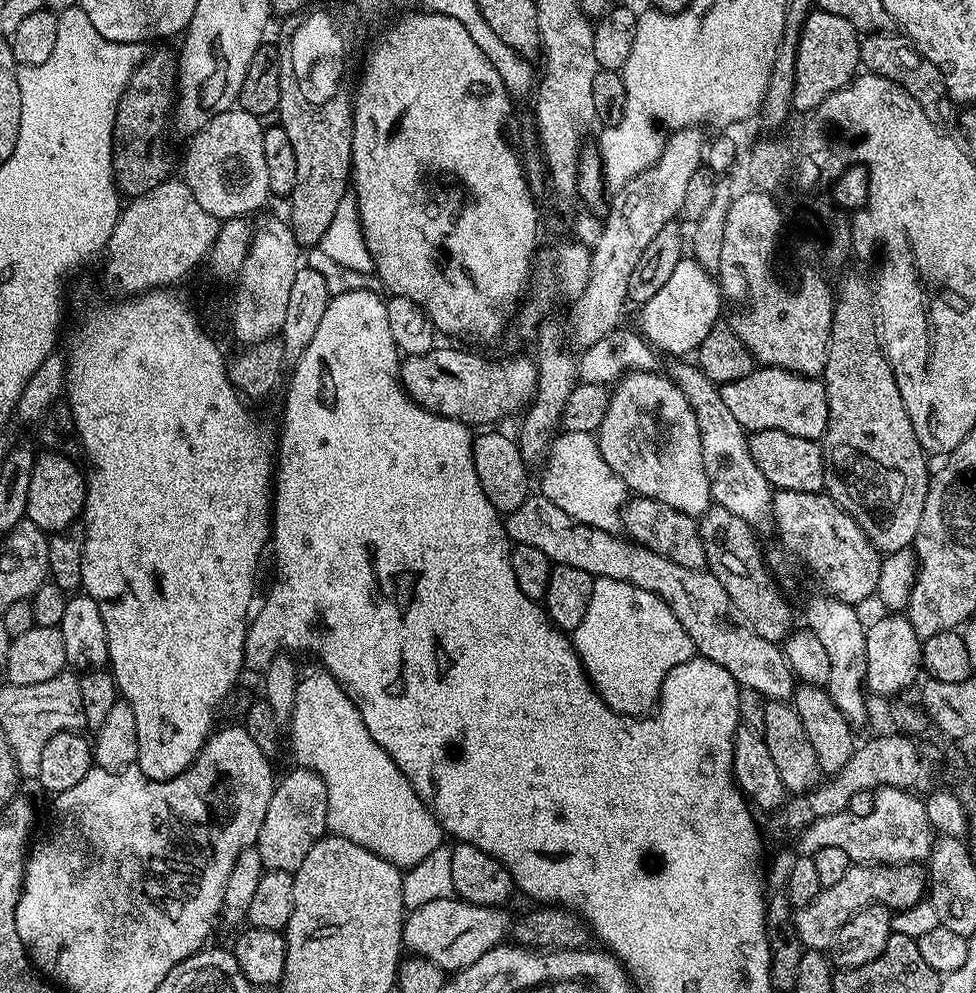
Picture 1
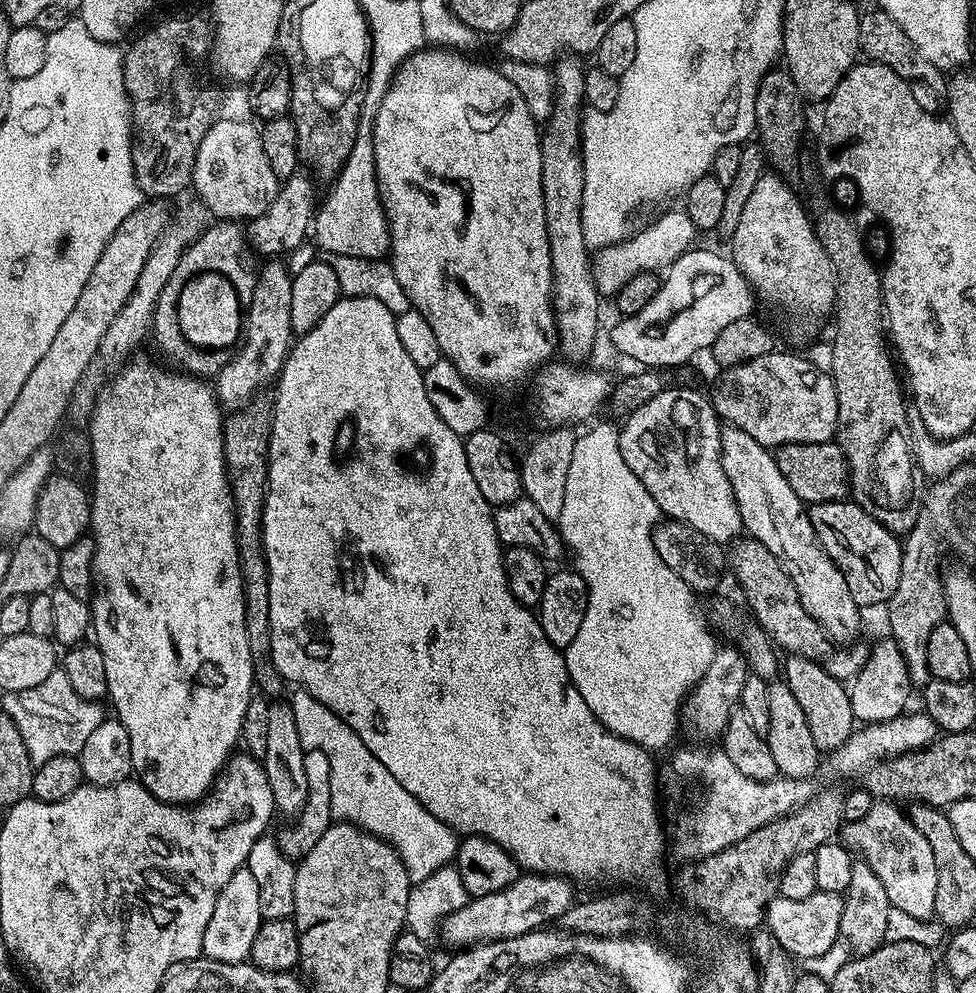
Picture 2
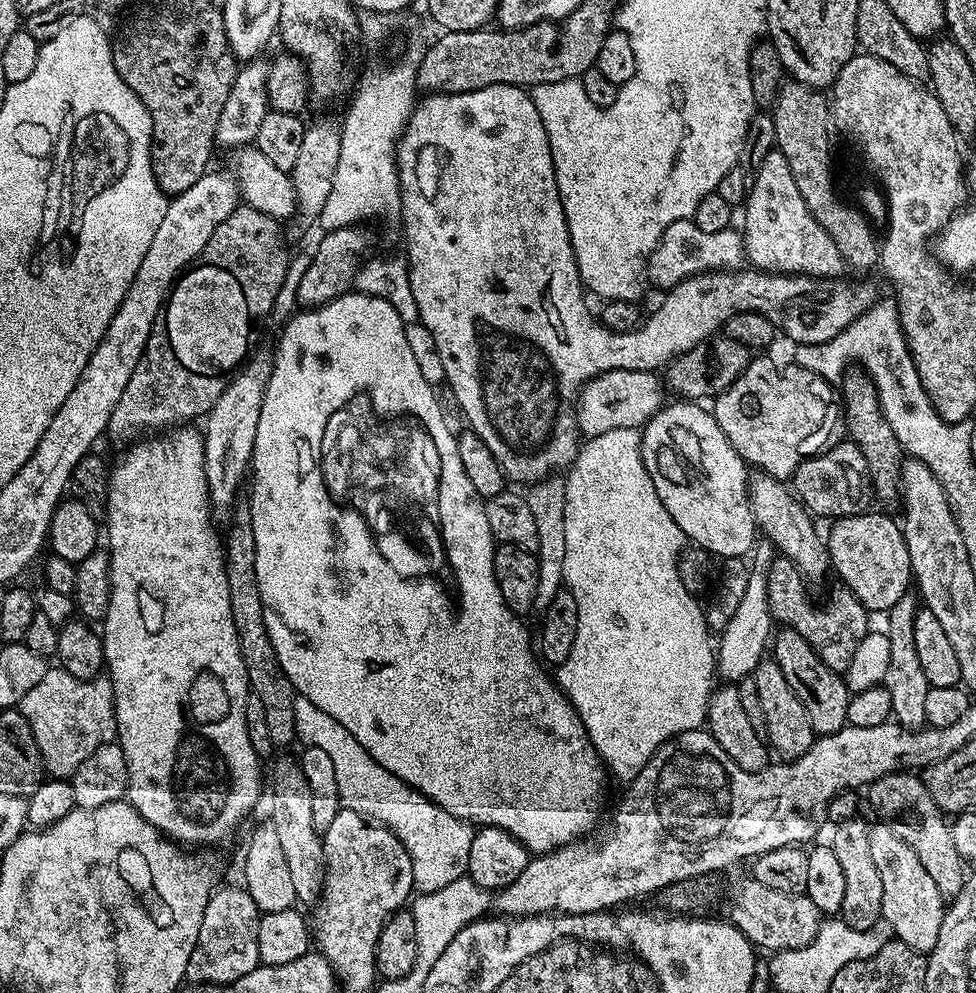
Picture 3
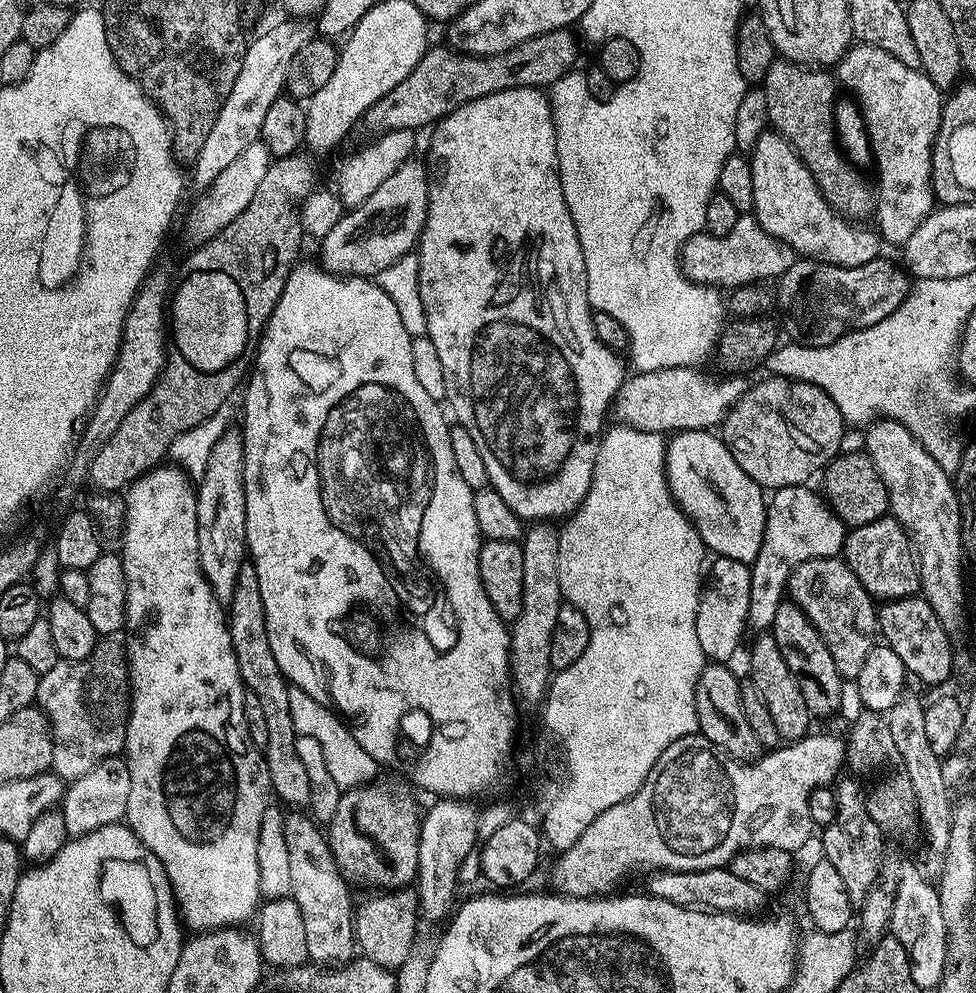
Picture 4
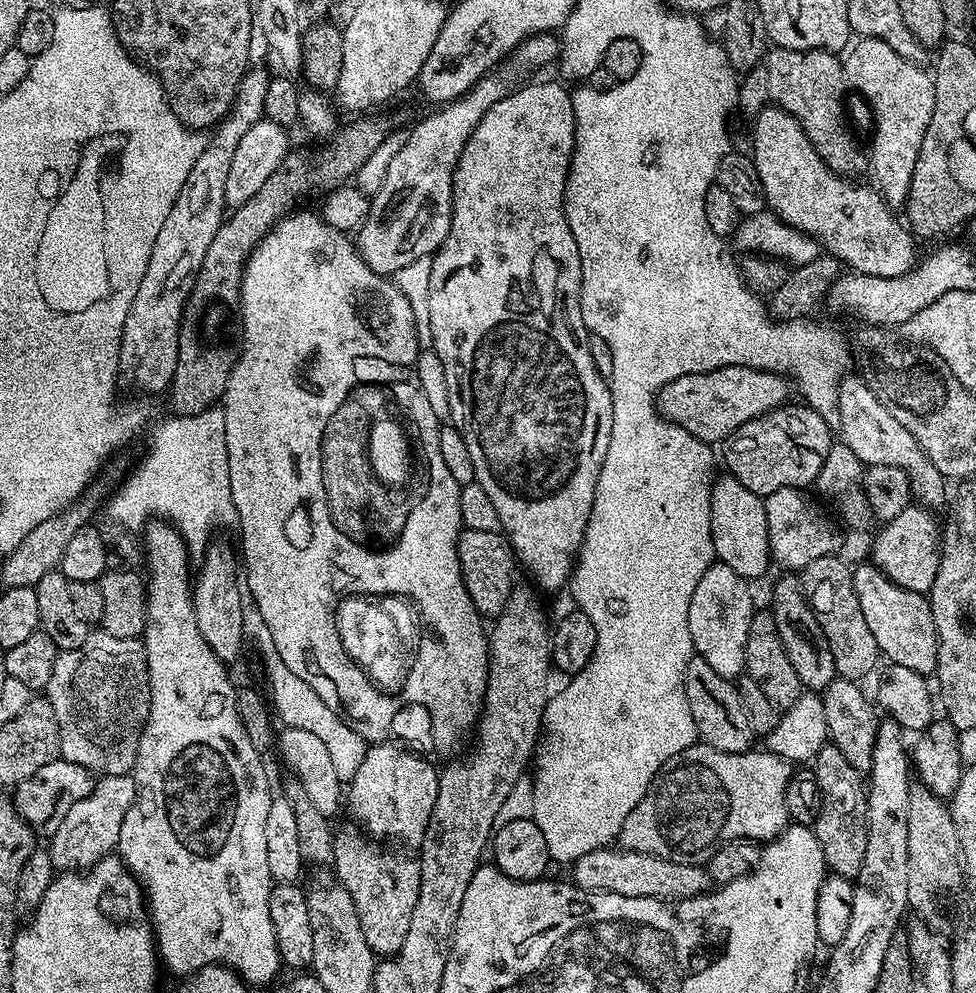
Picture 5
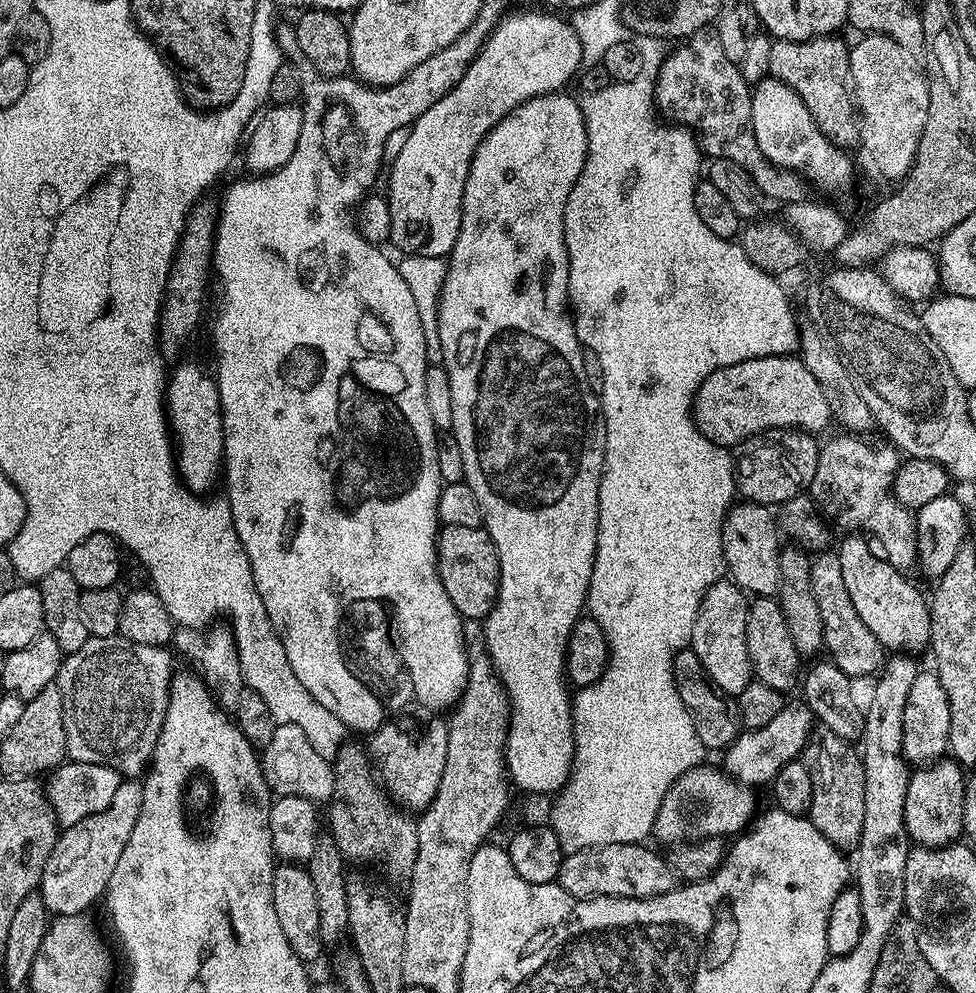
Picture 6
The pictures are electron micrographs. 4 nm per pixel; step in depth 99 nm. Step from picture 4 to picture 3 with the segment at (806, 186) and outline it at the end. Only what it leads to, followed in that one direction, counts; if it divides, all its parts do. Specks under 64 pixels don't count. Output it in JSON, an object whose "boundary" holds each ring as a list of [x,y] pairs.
{"boundary":[[[778,150],[770,151],[762,162],[755,165],[754,175],[750,180],[748,199],[742,205],[744,211],[744,255],[753,269],[762,272],[783,272],[817,278],[840,278],[845,275],[846,265],[834,238],[826,234],[820,223],[810,214],[806,202],[802,202],[802,194],[794,182],[794,174],[790,174],[790,162]]]}

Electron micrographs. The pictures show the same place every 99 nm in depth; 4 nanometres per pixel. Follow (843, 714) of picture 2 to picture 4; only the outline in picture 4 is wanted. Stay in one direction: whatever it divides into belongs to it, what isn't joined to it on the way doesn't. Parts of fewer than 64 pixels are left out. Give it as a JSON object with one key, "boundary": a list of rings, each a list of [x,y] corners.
{"boundary":[[[786,598],[778,606],[770,634],[774,642],[778,642],[778,650],[782,650],[782,658],[786,661],[790,674],[794,674],[794,682],[798,682],[798,690],[802,690],[802,698],[806,698],[810,714],[814,718],[820,718],[838,711],[844,700],[846,681],[838,666],[834,666],[834,658],[822,634],[818,634],[814,624],[791,598]]]}

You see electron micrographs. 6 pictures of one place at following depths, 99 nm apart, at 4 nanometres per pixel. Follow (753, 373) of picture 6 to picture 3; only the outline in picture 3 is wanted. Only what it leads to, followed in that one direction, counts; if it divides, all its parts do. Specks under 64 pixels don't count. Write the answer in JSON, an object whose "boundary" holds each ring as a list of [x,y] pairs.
{"boundary":[[[610,370],[596,376],[580,389],[574,404],[576,424],[585,437],[607,436],[621,430],[640,430],[666,403],[666,388],[656,372]]]}

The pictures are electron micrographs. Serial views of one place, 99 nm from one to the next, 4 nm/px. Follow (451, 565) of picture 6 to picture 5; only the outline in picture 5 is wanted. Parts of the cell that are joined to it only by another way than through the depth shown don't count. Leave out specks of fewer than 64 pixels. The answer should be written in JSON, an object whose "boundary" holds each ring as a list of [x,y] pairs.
{"boundary":[[[464,530],[456,542],[456,553],[460,563],[460,576],[464,579],[464,585],[476,611],[484,618],[502,615],[508,608],[508,601],[511,600],[514,591],[512,571],[518,568],[518,560],[511,544],[500,532]]]}

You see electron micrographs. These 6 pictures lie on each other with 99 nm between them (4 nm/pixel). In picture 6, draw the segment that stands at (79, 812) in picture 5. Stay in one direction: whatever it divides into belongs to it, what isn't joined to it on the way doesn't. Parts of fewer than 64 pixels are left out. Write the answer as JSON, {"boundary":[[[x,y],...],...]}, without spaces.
{"boundary":[[[128,778],[120,783],[118,790],[114,793],[114,798],[110,802],[110,806],[106,806],[106,810],[102,810],[102,814],[94,814],[90,818],[86,818],[82,822],[78,822],[72,828],[65,828],[56,837],[56,845],[54,850],[50,854],[50,858],[46,862],[44,867],[44,873],[40,875],[40,886],[38,889],[39,896],[44,900],[45,907],[48,908],[49,913],[53,917],[59,918],[61,916],[79,916],[81,914],[87,913],[87,908],[91,906],[92,903],[99,901],[103,897],[104,893],[108,891],[108,883],[110,878],[114,874],[114,866],[118,866],[118,858],[122,858],[122,850],[126,850],[126,842],[130,842],[130,830],[134,830],[134,822],[138,822],[138,814],[142,810],[142,794],[144,793],[143,783],[136,778]]]}

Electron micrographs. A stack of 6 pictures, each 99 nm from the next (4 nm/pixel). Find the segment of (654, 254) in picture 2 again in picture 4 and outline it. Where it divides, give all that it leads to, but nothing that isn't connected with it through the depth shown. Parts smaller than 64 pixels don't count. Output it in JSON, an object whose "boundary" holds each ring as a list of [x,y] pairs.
{"boundary":[[[741,213],[730,233],[714,236],[707,232],[694,235],[684,243],[681,268],[696,284],[731,290],[742,285],[768,282],[779,278],[797,259],[792,248],[779,244],[762,230],[751,213]]]}

